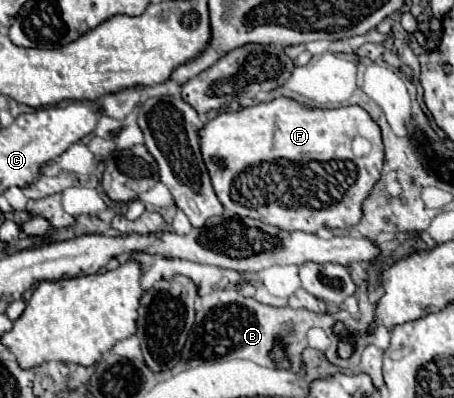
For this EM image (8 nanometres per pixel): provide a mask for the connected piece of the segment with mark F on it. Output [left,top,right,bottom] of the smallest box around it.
[199,97,383,233]

